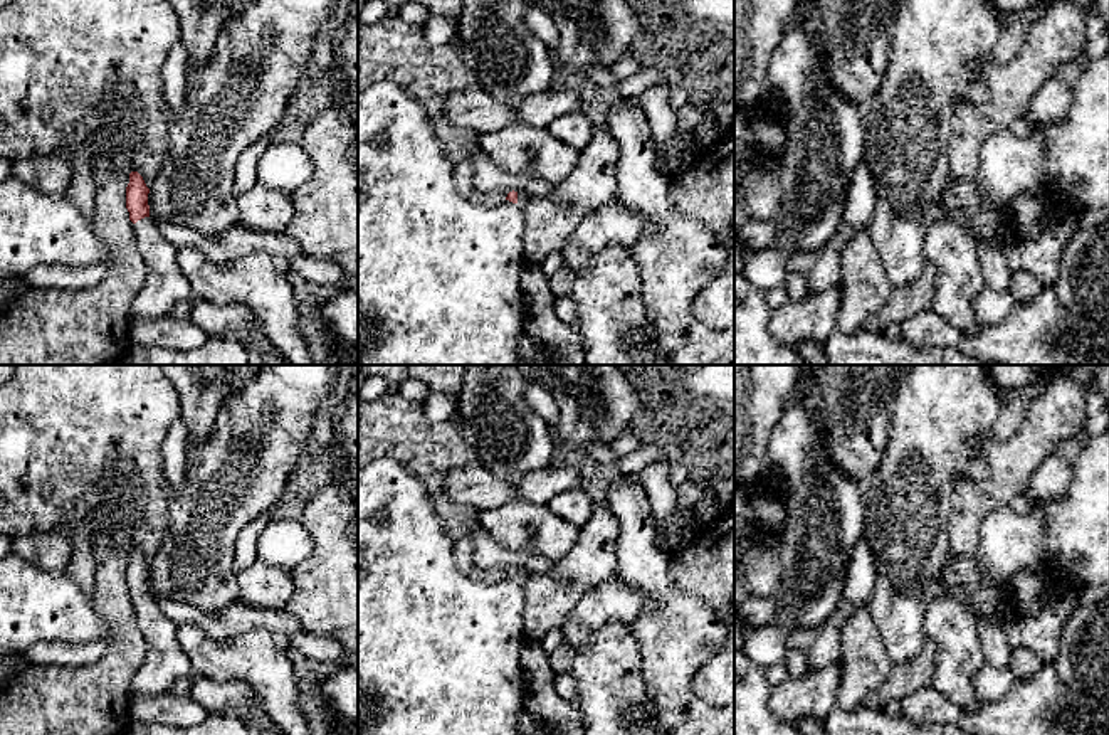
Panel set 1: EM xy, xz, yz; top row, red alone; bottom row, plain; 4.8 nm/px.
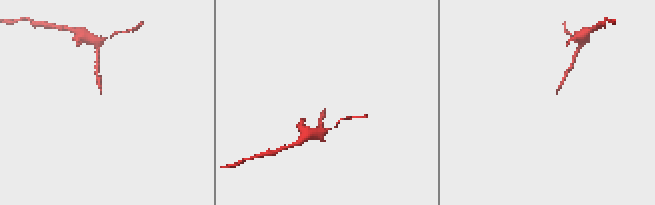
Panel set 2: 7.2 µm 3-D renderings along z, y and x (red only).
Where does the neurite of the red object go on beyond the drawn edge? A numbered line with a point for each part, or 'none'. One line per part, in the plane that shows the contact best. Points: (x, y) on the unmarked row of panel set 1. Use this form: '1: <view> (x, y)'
1: xy (165, 661)

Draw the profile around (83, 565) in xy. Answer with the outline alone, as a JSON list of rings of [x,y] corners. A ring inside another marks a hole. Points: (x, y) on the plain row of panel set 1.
[[[81,521],[72,535],[72,557],[69,562],[71,577],[84,589],[86,595],[92,600],[96,590],[97,560],[92,553],[91,523]]]

